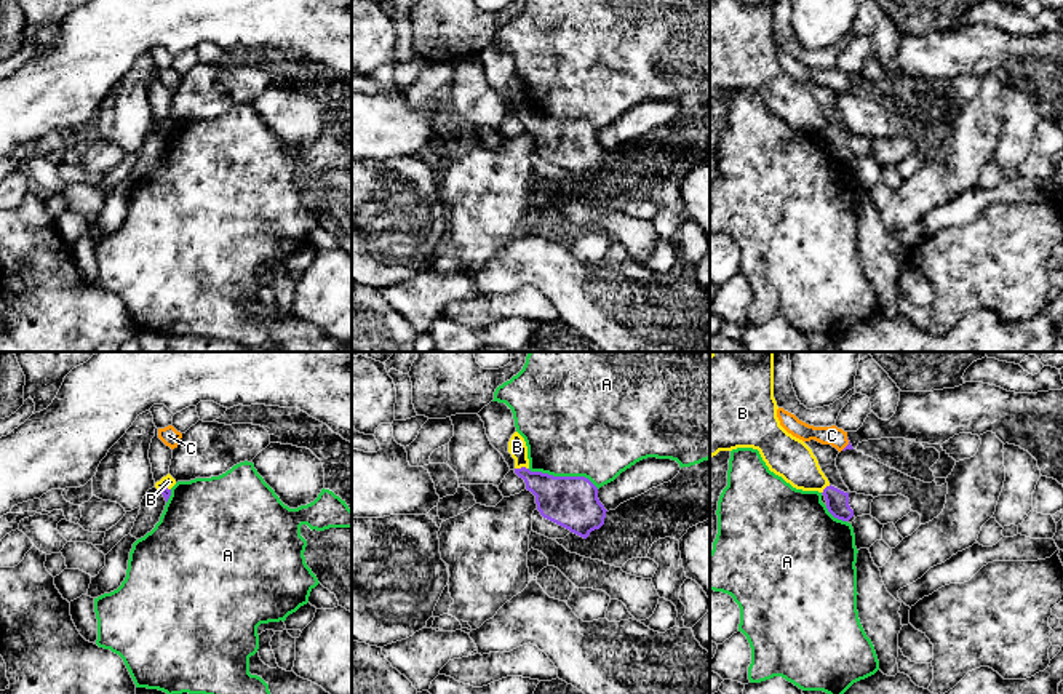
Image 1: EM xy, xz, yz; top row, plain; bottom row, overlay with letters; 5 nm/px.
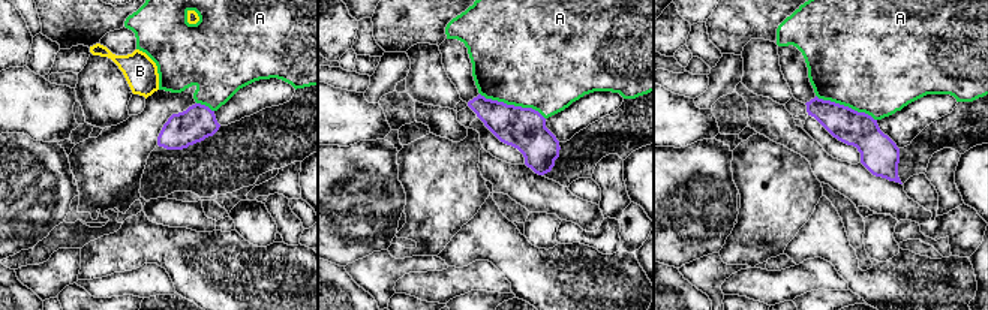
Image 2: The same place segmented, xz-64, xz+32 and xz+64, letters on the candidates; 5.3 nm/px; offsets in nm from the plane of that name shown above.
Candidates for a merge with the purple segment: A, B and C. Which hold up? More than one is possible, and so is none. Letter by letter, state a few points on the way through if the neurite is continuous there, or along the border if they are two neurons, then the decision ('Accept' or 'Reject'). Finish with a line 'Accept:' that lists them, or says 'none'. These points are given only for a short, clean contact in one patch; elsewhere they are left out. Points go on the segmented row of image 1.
A: Reject
B: Boundary: xz (528, 467), (515, 469). Reject
C: Path across: yz (849, 446), (848, 445), (832, 435). Accept
Accept: C

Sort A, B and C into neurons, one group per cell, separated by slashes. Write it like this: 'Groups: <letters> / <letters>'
Groups: A / B / C

